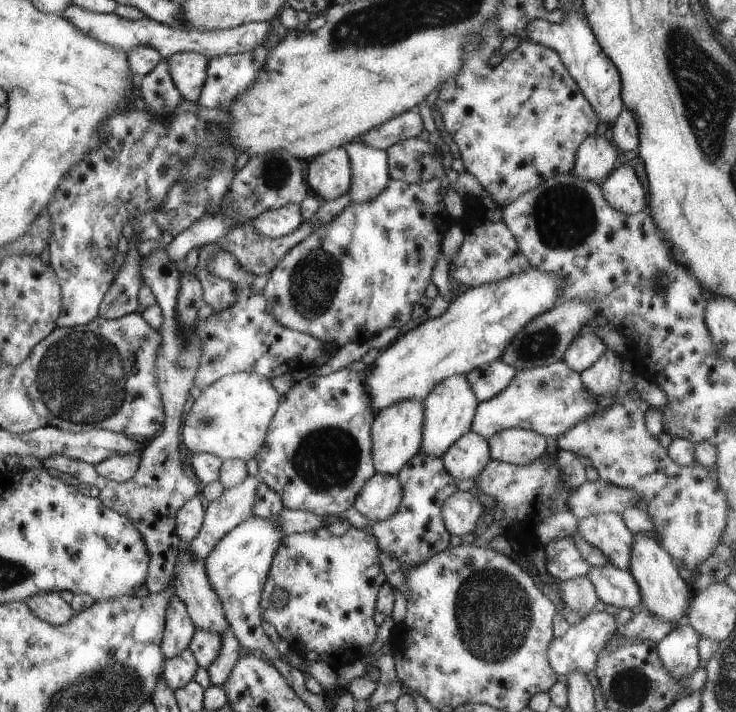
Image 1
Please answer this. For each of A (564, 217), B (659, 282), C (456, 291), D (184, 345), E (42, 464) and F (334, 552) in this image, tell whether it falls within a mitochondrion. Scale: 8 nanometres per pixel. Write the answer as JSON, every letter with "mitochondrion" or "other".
{"A":"mitochondrion","B":"mitochondrion","C":"other","D":"mitochondrion","E":"other","F":"other"}

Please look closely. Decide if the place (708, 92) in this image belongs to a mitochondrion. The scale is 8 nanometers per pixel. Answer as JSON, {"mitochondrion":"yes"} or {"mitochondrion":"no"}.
{"mitochondrion":"yes"}

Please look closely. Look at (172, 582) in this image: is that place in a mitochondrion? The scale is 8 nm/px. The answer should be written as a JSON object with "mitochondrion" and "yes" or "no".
{"mitochondrion":"no"}

